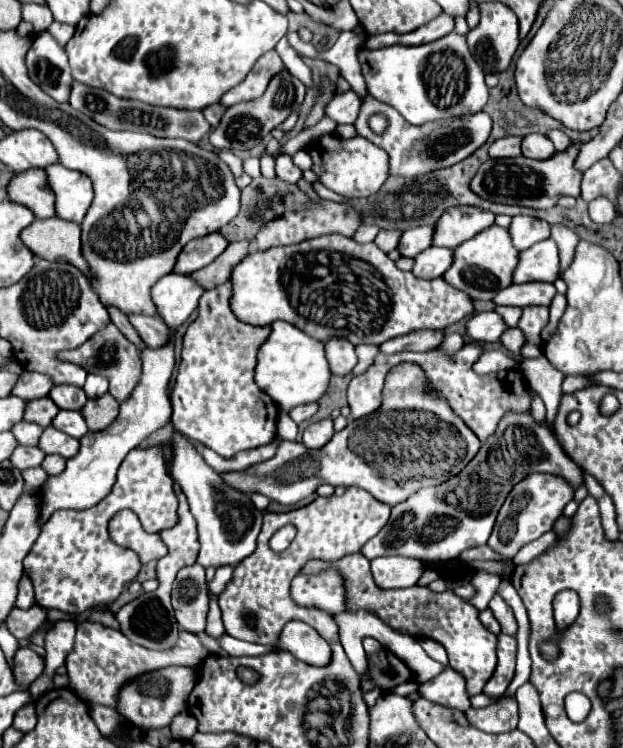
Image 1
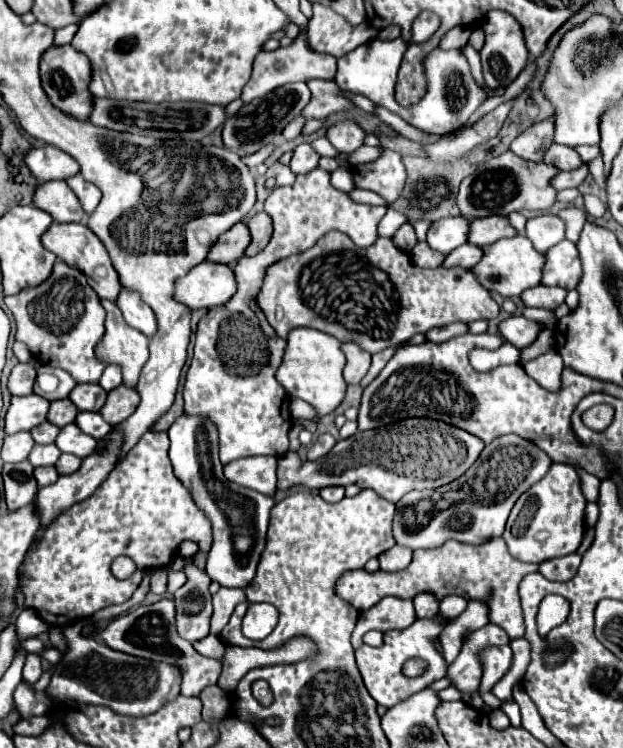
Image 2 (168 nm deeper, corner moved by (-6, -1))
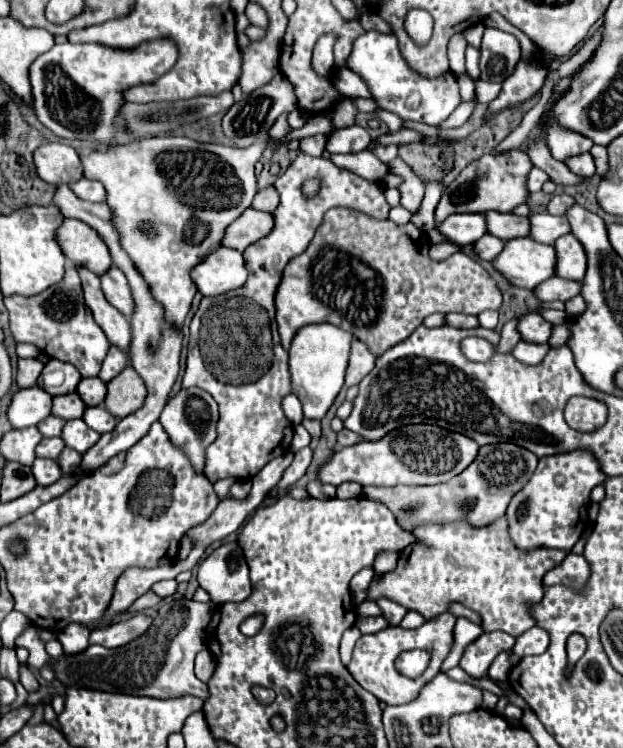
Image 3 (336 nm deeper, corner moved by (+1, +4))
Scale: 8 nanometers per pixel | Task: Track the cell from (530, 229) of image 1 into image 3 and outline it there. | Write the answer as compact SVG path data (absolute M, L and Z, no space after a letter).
M538 212L538 214L530 214L528 220L530 220L530 238L542 244L554 244L558 236L564 236L570 232L570 224L566 216Z

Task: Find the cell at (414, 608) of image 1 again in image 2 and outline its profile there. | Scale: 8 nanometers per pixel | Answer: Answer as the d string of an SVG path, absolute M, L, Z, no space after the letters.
M505 645L497 649L485 649L485 657L481 657L481 661L483 661L483 679L481 679L479 693L485 705L495 711L501 707L501 701L491 693L491 687L509 671L511 661L513 661L511 647Z

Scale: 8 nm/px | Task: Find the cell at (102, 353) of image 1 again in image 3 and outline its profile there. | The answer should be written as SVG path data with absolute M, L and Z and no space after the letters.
M78 268L80 278L82 278L82 288L84 288L84 298L86 306L92 310L94 320L98 326L104 330L108 342L116 348L122 348L122 352L130 350L130 340L132 340L132 328L126 316L122 316L108 300L102 296L100 288L100 278L92 274L86 268Z

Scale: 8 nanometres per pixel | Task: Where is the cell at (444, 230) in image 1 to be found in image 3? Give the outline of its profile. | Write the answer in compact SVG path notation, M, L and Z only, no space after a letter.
M486 212L486 230L488 234L500 240L512 240L530 234L528 218L520 218L516 214L500 214L500 212Z

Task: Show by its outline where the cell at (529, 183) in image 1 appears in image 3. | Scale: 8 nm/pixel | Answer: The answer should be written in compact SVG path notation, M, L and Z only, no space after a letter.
M522 150L508 152L492 152L486 154L472 164L468 164L460 176L444 190L440 204L436 208L436 222L442 222L448 214L456 212L512 212L516 206L526 204L530 192L526 188L526 174L532 170L532 162Z

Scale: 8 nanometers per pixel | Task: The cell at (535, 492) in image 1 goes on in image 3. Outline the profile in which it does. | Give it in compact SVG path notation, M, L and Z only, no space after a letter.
M566 452L556 456L542 456L532 480L514 494L506 510L508 532L516 548L554 548L570 552L586 528L590 490L604 482L598 460L590 452Z

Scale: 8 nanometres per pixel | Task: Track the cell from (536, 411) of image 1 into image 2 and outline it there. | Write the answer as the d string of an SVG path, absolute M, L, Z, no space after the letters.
M577 467L577 471L581 473L581 485L583 485L583 493L585 493L587 501L595 503L599 499L599 483L601 481L595 475L591 475L591 473L587 473L587 471L583 471L579 467Z

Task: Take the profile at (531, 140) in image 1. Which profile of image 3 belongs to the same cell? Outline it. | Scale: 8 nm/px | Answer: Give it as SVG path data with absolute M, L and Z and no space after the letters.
M582 154L582 156L570 156L570 160L564 160L564 164L578 176L592 176L596 172L594 168L594 160L590 154Z

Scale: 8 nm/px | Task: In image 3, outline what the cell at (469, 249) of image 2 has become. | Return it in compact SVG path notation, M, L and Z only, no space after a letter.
M486 234L486 236L482 236L482 240L474 242L474 252L482 260L492 260L502 248L504 248L504 242L490 236L490 234Z

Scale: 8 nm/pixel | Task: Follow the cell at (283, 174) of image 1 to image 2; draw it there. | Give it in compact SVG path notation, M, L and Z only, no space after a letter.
M303 143L303 145L299 145L299 147L295 149L295 155L293 155L293 159L291 159L291 171L293 171L295 175L299 175L299 173L309 173L311 169L317 167L319 159L321 159L321 155L319 155L309 143Z

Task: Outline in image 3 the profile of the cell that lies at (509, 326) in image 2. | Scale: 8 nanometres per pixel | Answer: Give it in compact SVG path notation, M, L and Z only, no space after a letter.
M528 312L518 318L518 334L524 342L536 342L544 344L550 338L552 324L546 322L538 312Z

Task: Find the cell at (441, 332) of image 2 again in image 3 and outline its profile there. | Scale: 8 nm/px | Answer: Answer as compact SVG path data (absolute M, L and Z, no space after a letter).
M448 314L446 324L452 328L474 328L478 326L478 318L468 316L468 314Z

